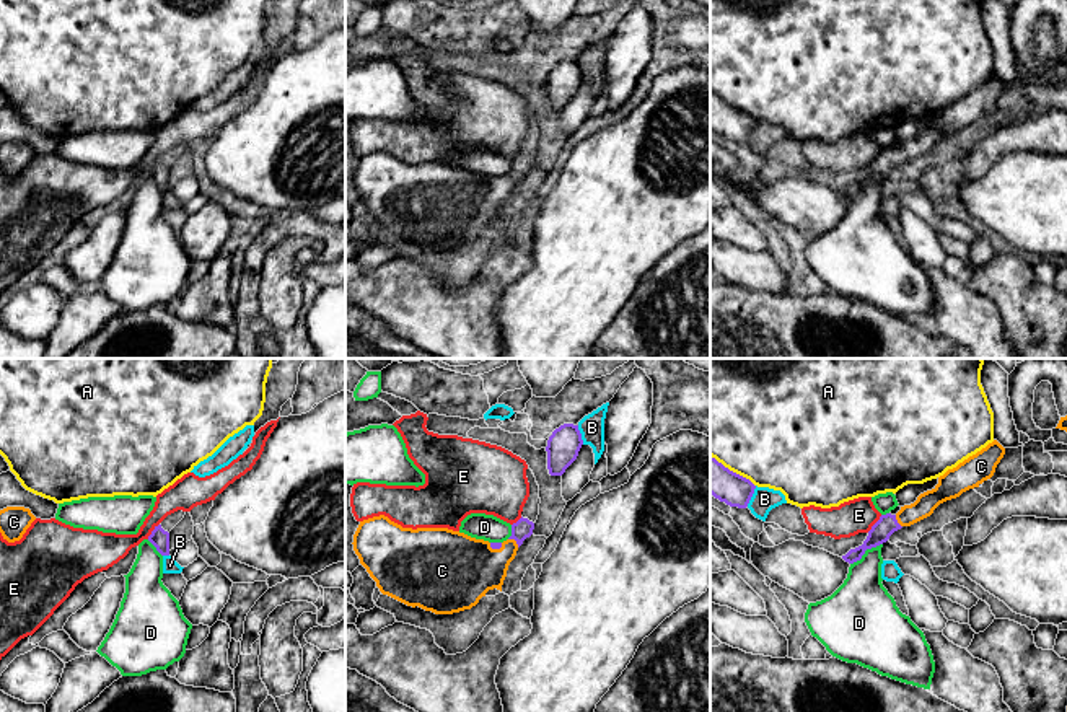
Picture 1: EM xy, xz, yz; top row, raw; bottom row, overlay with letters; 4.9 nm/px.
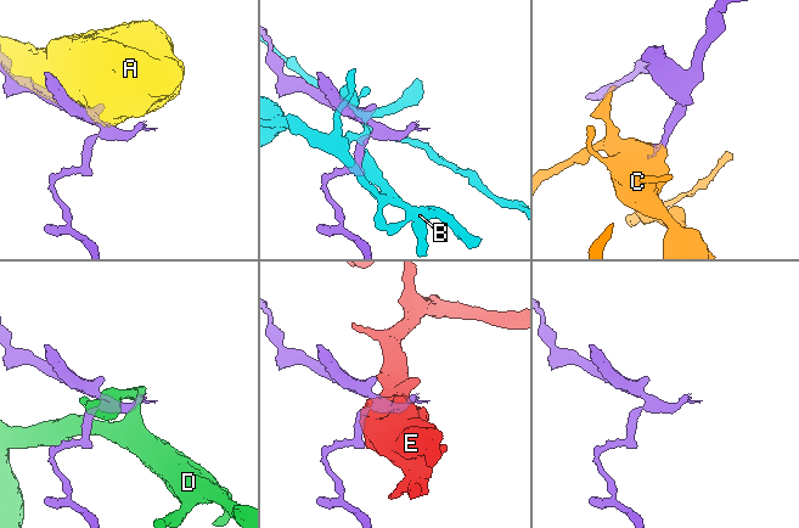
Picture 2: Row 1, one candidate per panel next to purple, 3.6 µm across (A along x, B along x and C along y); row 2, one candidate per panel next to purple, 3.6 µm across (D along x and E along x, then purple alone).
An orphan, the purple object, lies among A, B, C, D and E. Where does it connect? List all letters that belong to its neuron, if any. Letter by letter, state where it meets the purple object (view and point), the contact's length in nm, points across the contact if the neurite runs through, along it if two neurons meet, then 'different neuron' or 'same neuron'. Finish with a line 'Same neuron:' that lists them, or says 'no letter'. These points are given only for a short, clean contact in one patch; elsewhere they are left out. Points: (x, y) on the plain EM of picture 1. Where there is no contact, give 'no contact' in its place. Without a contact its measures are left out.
A: meets purple in yz at (732, 106); contact 280 nm long; different neuron
B: meets purple in yz at (751, 131); contact 120 nm long; different neuron
C: meets purple in xz at (515, 175); contact 70 nm long; runs through xz (523, 163), (515, 175), (486, 199), (473, 202); same neuron
D: meets purple in yz at (865, 184); contact 190 nm long; different neuron
E: meets purple in yz at (875, 158); contact 120 nm long; different neuron
Same neuron: C

